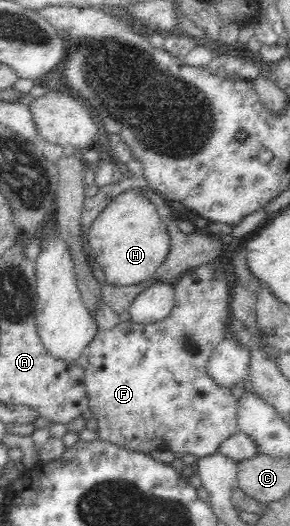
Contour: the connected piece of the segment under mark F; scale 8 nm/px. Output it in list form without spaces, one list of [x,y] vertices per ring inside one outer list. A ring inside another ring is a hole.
[[[211,261],[200,264],[195,268],[189,269],[173,282],[175,304],[171,314],[162,321],[151,324],[139,324],[135,321],[121,321],[115,328],[104,331],[99,330],[94,339],[88,344],[88,365],[84,369],[84,382],[87,395],[89,396],[89,410],[93,413],[93,427],[97,431],[100,440],[115,444],[116,446],[127,448],[131,451],[138,451],[149,454],[152,450],[162,450],[179,452],[183,455],[192,454],[193,456],[203,458],[209,454],[216,453],[223,440],[236,434],[237,425],[237,408],[238,400],[227,388],[220,388],[207,373],[207,365],[211,358],[211,353],[222,340],[227,337],[227,324],[231,316],[229,310],[229,288],[231,288],[231,279],[229,272],[232,270],[230,265],[226,266],[225,262]]]

